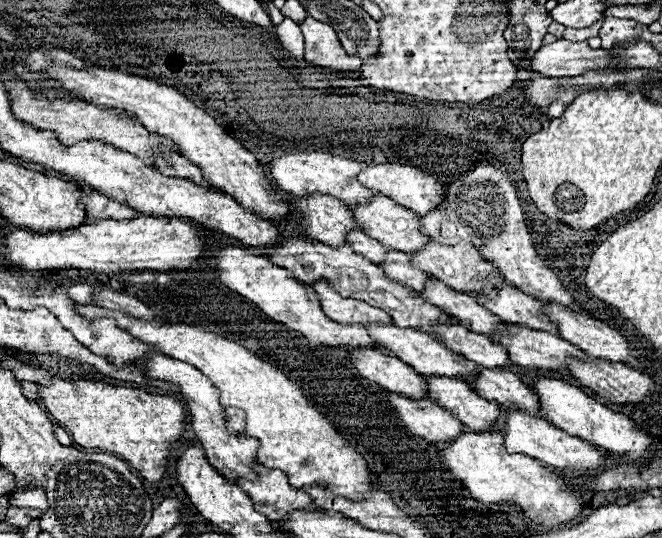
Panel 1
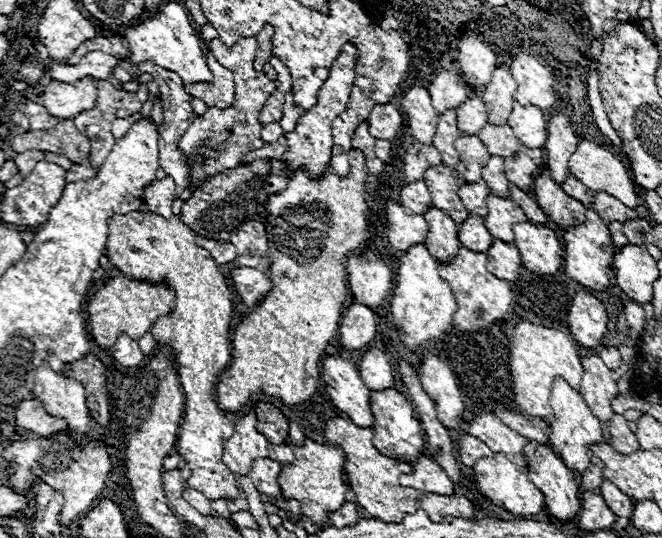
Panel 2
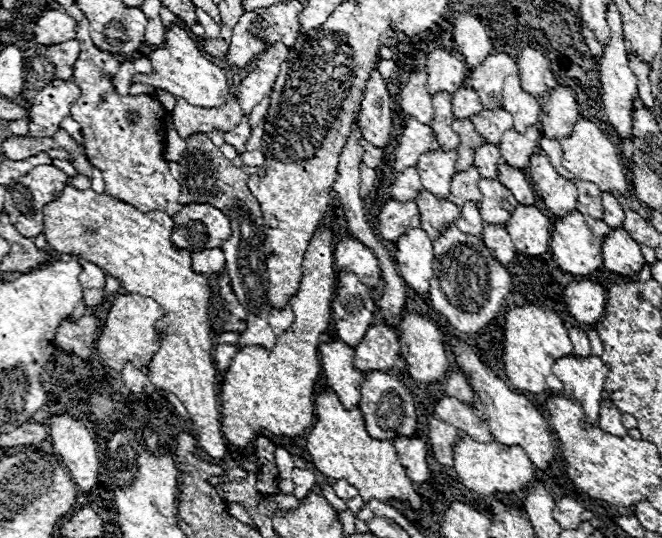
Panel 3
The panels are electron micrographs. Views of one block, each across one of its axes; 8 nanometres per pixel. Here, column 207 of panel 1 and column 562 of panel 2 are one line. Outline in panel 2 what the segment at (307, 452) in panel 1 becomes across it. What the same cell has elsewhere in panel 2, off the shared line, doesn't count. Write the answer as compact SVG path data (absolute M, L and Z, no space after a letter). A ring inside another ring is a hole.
M528 320L516 324L512 334L512 348L510 348L510 374L512 374L516 404L524 414L550 418L552 416L550 392L552 392L554 378L562 376L572 388L580 388L582 372L584 368L580 364L580 354L570 334L564 334L556 328L532 324Z

